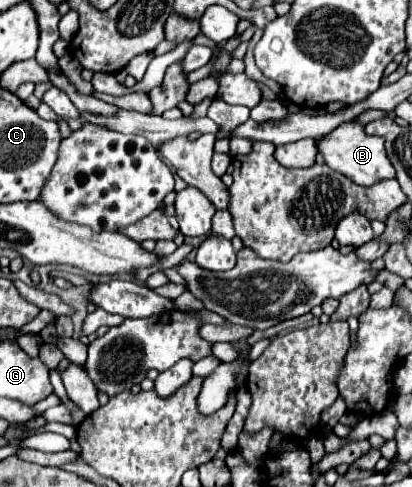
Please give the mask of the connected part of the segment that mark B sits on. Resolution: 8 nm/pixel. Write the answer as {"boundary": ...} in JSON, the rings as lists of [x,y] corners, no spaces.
{"boundary":[[[346,121],[340,123],[334,131],[330,131],[324,137],[316,139],[318,151],[322,153],[326,165],[342,175],[346,175],[348,179],[352,179],[358,185],[372,185],[380,179],[390,179],[394,177],[394,167],[386,157],[384,151],[384,139],[382,137],[374,137],[374,135],[366,135],[364,127],[358,121]]]}

